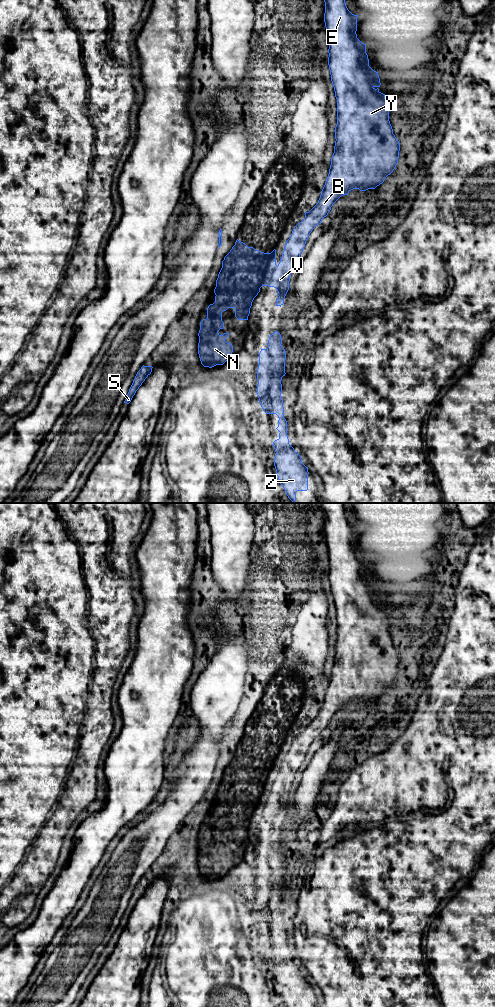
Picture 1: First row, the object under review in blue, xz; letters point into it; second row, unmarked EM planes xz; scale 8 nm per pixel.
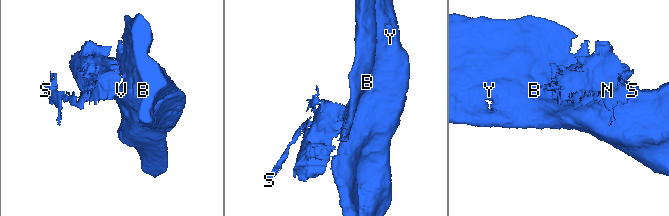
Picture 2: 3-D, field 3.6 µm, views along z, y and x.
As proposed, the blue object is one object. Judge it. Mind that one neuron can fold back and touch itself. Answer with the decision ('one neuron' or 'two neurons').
two neurons

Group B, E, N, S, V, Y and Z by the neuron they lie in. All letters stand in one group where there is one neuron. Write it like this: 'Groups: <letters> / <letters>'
Groups: B E V Y Z / N S

